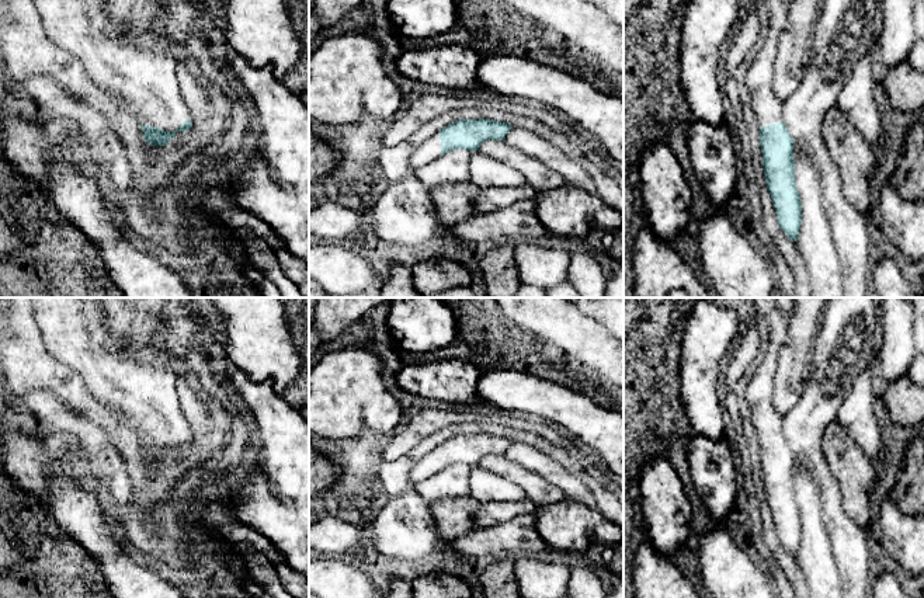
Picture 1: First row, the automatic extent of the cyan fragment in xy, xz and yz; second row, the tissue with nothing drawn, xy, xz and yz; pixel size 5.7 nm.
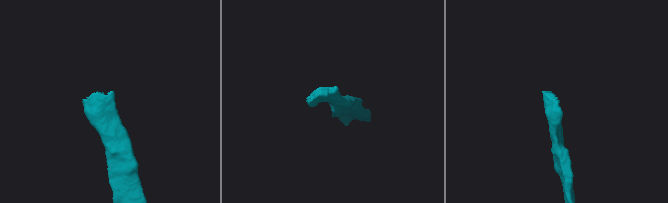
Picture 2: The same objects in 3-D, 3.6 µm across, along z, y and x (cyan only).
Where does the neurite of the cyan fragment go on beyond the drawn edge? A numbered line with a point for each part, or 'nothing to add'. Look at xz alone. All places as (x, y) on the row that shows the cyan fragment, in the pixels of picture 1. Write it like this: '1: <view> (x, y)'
1: xz (430, 149)

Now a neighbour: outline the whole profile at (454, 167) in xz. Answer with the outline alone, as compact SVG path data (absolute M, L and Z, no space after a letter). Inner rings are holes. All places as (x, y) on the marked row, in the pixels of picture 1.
M454 149L437 160L414 170L414 175L430 191L442 184L470 181L470 156L465 149Z

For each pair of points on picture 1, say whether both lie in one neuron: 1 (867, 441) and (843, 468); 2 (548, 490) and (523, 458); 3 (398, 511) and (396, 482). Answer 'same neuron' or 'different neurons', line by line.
1: different neurons
2: different neurons
3: different neurons

